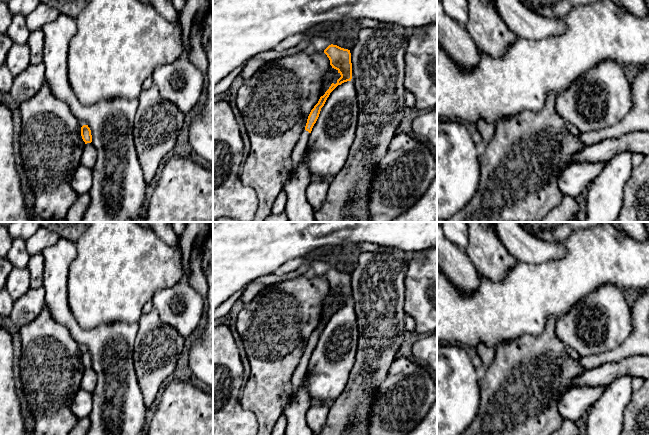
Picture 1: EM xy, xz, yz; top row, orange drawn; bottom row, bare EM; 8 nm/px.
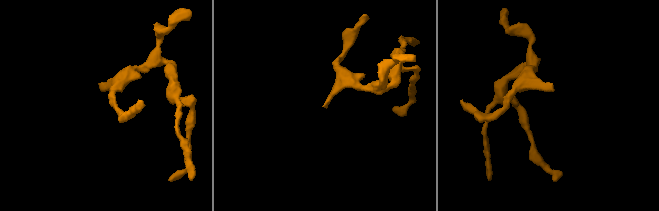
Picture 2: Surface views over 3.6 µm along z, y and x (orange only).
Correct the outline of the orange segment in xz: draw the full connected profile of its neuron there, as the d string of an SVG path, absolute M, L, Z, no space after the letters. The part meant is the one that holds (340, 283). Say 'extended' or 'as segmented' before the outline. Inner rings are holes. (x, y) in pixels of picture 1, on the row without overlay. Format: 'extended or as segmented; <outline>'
extended; M331 268L324 274L324 277L329 282L332 292L336 293L341 301L337 304L336 308L331 308L329 313L325 316L323 320L320 321L318 327L311 334L307 343L305 354L302 356L291 378L292 396L295 396L297 394L299 388L303 384L304 378L308 372L309 359L319 341L321 332L324 330L330 317L338 309L341 309L342 307L347 305L351 305L352 303L352 287L350 274Z

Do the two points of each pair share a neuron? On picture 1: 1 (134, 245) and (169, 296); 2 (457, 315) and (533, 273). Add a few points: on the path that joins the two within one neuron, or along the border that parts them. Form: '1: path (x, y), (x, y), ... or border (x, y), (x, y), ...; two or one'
1: border (182, 278), (173, 285), (158, 289), (151, 300); two
2: path (476, 315), (491, 315), (514, 292); one

